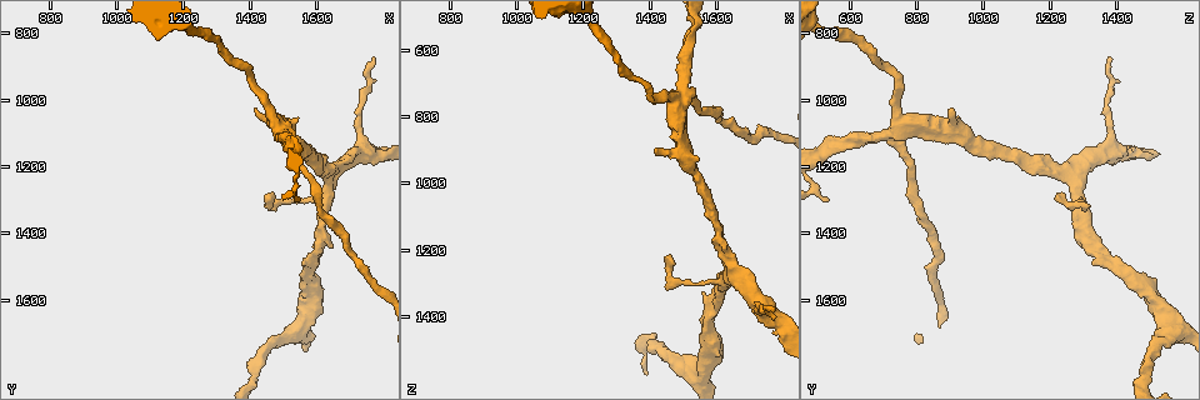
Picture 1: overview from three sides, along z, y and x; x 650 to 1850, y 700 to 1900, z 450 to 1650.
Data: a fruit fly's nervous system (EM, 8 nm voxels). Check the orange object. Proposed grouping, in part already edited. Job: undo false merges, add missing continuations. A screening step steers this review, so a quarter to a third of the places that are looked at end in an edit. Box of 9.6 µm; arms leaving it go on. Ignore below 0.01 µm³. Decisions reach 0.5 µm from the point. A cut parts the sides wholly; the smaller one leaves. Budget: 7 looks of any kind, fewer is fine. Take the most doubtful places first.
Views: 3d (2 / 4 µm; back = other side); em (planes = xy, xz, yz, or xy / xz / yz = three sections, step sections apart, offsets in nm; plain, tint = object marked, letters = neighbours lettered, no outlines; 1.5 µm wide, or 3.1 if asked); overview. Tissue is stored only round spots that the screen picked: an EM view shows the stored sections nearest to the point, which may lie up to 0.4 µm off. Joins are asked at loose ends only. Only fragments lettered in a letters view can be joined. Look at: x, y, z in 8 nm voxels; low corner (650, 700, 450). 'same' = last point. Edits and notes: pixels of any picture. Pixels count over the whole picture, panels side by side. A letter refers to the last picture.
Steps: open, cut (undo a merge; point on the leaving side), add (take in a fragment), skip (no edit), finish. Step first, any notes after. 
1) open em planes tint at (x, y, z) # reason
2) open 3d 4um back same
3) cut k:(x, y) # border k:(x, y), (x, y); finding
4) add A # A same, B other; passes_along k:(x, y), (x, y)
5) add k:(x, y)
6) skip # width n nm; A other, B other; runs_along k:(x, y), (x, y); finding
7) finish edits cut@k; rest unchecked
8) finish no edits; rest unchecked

open em xy step 4 tint at (1470, 1080, 760) # looks like a crossing

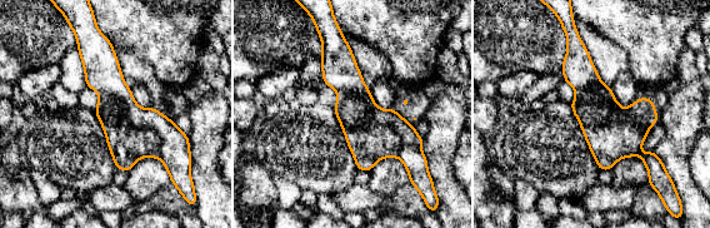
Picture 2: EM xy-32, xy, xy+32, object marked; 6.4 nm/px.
open em planes tint same # another direction

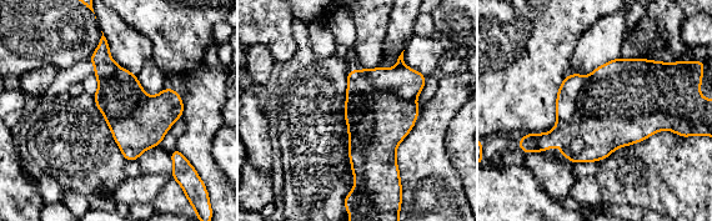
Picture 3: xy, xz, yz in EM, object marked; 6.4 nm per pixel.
open em planes letters same # what lies round it

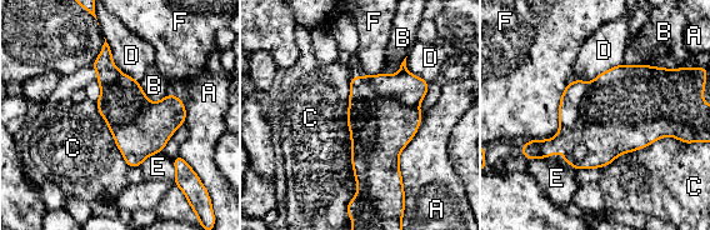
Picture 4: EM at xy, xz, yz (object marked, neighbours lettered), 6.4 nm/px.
cut 4:(408, 89) # width 340 nm; A other, B other, C other, D other, E other, F other; border 4:(370, 76), (379, 94), (416, 106); two neurons meet here

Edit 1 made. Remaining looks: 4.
open overview

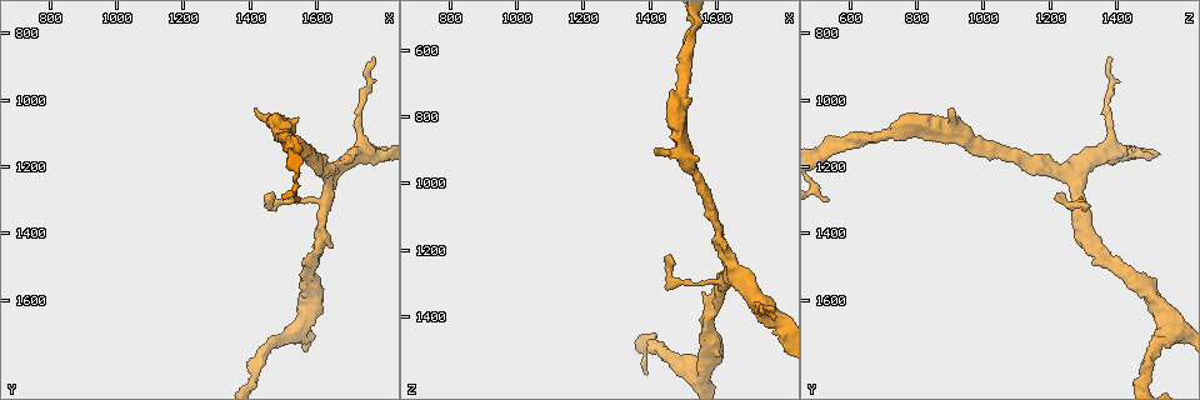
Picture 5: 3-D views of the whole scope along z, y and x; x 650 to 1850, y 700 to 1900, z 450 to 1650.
open em planes letters at (1770, 880, 1390) # branch stops here

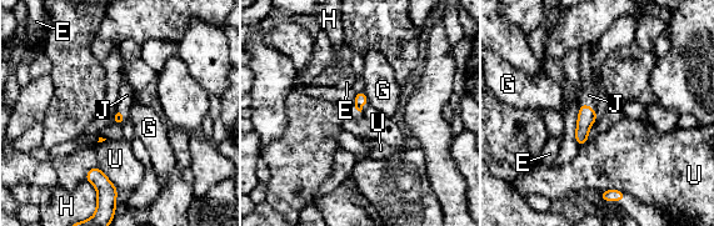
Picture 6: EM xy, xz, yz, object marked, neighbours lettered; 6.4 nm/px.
add J # E other, G other, H other, J same, U other; passes_along 6:(587, 116), (587, 104), (589, 95); the neuron continues

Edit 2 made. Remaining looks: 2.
finish edits cut@4, add@6; rest unchecked

